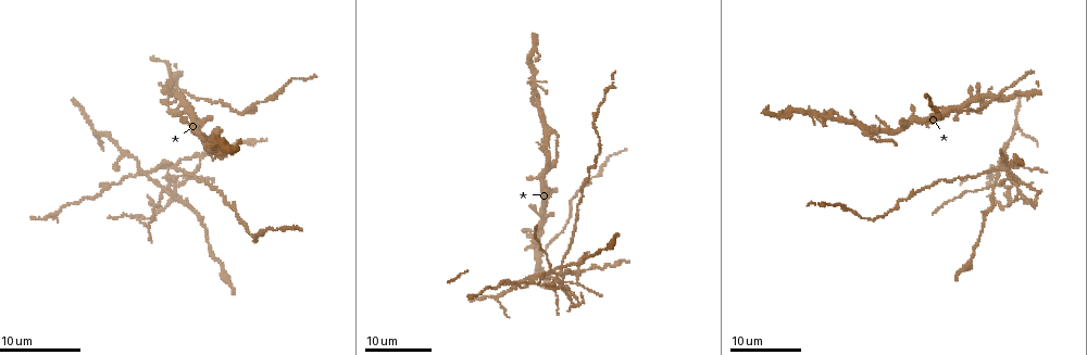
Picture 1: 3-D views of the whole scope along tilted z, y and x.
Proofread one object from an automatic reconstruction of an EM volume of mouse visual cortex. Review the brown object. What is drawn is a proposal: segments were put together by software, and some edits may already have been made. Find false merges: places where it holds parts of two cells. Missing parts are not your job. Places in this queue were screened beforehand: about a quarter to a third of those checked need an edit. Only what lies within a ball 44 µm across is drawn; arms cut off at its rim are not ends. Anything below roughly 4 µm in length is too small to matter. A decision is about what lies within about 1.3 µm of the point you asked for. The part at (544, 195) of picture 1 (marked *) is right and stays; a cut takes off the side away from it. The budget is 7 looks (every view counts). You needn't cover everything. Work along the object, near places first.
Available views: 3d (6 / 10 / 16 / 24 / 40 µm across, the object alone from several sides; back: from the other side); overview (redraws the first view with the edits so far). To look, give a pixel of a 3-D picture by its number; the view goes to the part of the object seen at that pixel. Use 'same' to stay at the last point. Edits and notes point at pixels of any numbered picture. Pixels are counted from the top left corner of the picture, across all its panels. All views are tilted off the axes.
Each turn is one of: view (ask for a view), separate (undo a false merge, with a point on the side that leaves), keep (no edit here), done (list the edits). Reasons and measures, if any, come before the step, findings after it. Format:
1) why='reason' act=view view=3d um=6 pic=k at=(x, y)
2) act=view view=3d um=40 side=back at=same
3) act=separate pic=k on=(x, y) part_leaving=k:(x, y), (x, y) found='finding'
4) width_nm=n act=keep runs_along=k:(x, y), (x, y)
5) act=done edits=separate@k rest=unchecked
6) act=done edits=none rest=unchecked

act=view view=3d um=24 pic=1 at=(863, 134)

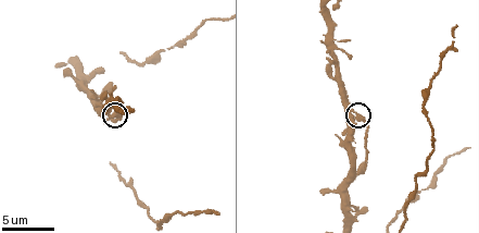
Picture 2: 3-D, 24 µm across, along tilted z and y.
act=view view=3d um=10 pic=2 at=(114, 113)

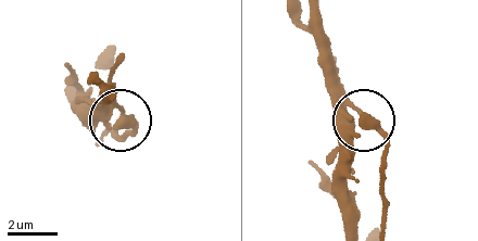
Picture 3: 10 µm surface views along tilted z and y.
act=view view=3d um=6 pic=3 at=(124, 118)

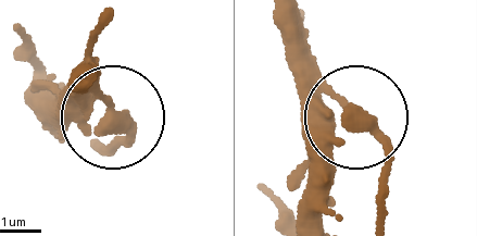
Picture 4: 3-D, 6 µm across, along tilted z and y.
width_nm=410 act=separate pic=4 on=(125, 133) part_leaving=4:(334, 98), (383, 153), (378, 220) found='a second cell is stuck on'

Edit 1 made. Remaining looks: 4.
why='three arms meet' act=view view=3d um=24 pic=1 at=(999, 98)

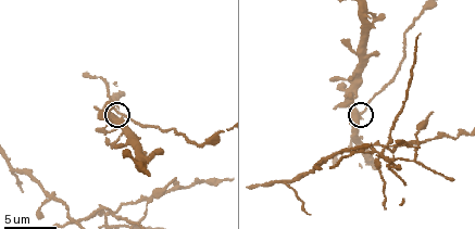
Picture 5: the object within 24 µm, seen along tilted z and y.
act=view view=3d um=10 pic=5 at=(361, 116)

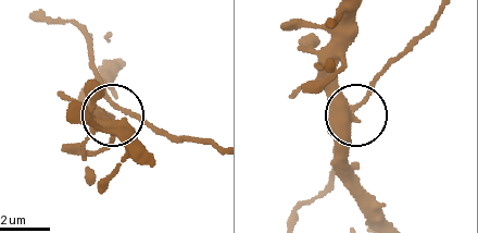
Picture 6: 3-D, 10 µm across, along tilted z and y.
arms=3 act=keep found='one cell here'

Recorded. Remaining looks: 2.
why='looks like a crossing' act=view view=3d um=6 pic=5 at=(118, 219)

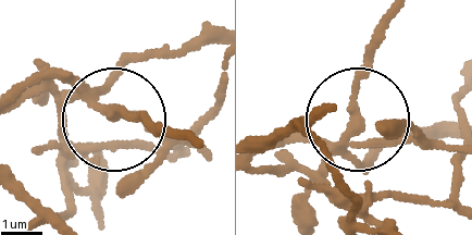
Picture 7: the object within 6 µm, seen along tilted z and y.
act=view view=3d um=6 side=back pic=7 at=(111, 111)

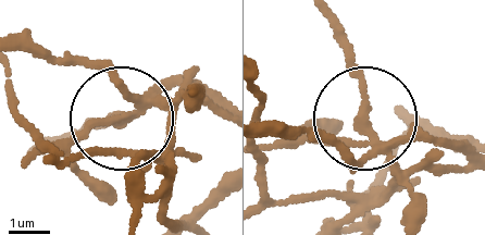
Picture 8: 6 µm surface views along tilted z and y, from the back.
arms=4 act=separate pic=8 on=(99, 65) part_leaving=8:(385, 144), (464, 147) found='two cells meet here'

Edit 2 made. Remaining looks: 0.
act=done edits=separate@4,separate@8 rest=unchecked

